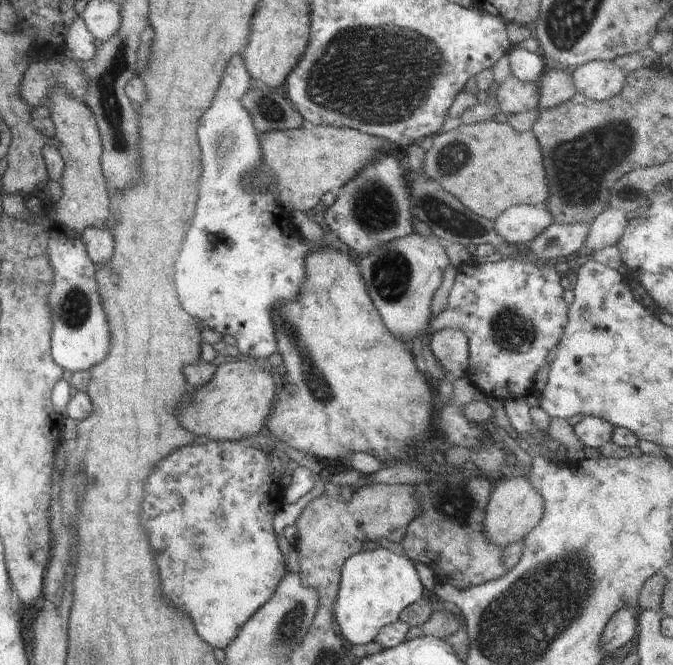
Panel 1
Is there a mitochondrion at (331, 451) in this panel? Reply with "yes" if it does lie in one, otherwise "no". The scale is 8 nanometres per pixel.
no

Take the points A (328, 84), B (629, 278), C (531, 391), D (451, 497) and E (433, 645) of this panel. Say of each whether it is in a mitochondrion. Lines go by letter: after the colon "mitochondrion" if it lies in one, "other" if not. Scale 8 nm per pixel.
A: mitochondrion
B: other
C: other
D: mitochondrion
E: other

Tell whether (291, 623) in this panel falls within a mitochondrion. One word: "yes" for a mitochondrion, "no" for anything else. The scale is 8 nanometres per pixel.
yes

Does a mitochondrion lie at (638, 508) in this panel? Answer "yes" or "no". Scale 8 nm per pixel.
no

